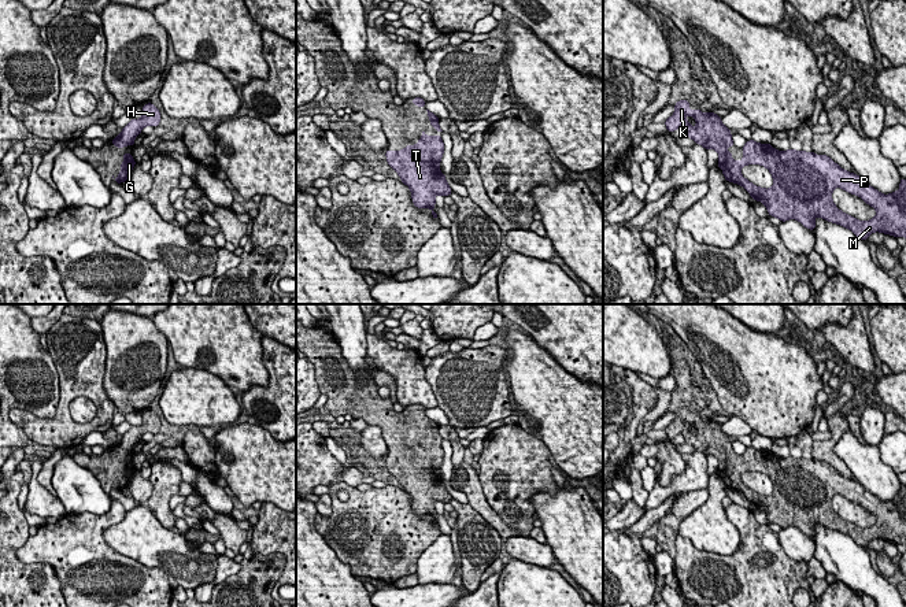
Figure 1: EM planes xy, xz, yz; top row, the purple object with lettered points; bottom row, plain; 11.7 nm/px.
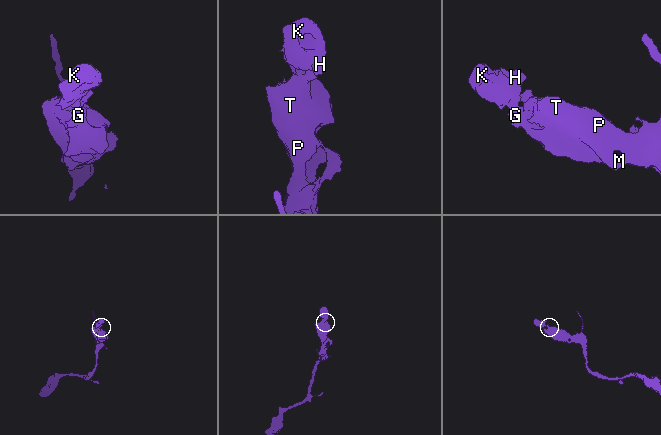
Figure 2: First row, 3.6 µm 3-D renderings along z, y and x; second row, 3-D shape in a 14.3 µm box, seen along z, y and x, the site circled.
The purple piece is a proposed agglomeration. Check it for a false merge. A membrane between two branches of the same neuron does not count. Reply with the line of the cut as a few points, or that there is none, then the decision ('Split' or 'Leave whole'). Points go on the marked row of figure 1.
No split. Leave whole

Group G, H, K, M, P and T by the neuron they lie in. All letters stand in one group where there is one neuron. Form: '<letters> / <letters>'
G H K M P T

